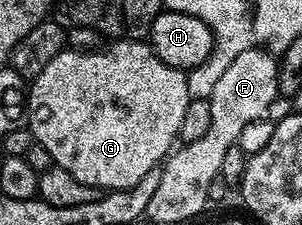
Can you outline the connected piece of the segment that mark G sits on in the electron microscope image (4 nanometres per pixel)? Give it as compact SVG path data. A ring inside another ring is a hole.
M115 40L108 44L111 45L101 49L100 52L64 50L61 54L57 54L57 58L53 58L53 62L49 62L49 66L45 70L41 70L43 75L43 112L59 112L59 116L63 116L63 108L67 108L67 116L71 116L71 108L75 108L75 112L79 112L79 116L75 116L75 120L39 120L39 124L47 124L47 128L59 128L59 132L39 132L35 139L47 136L47 140L51 140L51 144L46 144L42 151L47 156L51 156L50 163L54 167L69 170L69 174L73 174L83 183L94 184L103 190L130 190L133 186L137 186L137 182L141 182L141 178L145 178L145 174L156 171L166 161L172 149L176 147L181 122L185 119L185 110L192 98L187 85L188 73L182 68L171 68L165 62L161 62L161 58L157 58L157 54L151 49L150 43L142 40ZM63 88L67 88L67 92L75 92L75 88L87 88L87 92L91 92L91 104L87 104L87 100L83 100L83 104L79 104L79 100L75 100L75 96L63 96Z

